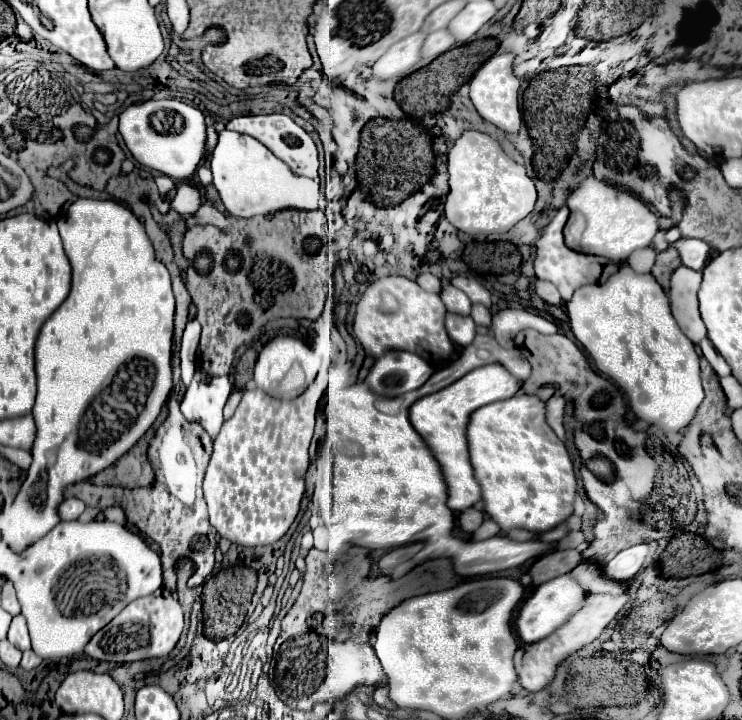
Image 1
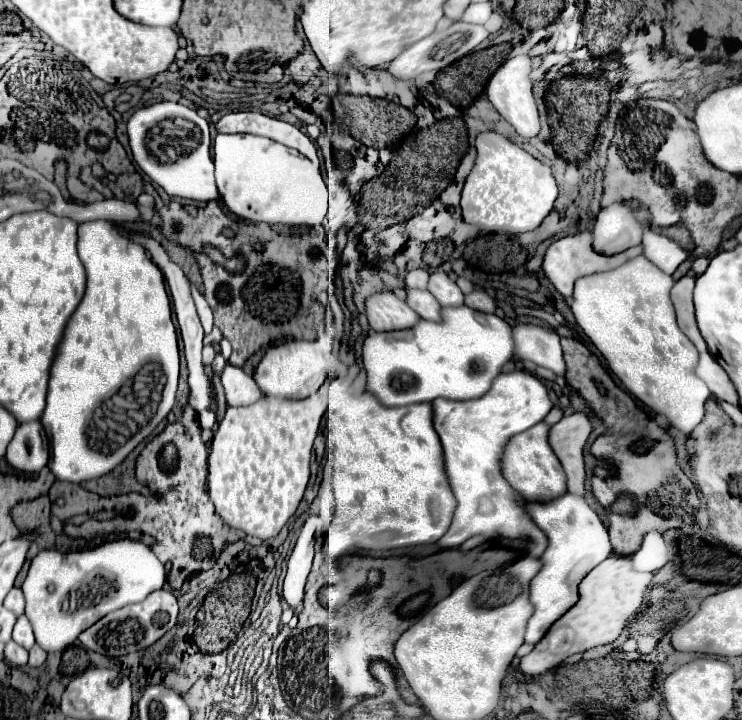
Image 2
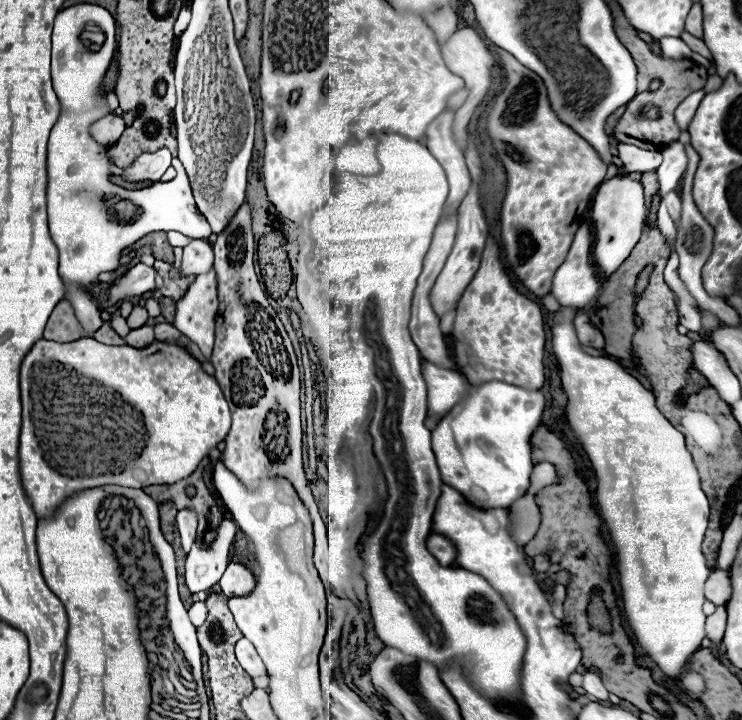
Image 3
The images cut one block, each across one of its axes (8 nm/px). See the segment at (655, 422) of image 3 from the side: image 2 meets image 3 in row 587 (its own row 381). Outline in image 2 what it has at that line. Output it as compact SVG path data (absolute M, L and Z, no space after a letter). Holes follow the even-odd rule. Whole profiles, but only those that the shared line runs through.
M636 256L610 272L578 278L574 284L574 302L570 308L578 326L602 352L608 368L614 372L614 376L620 378L624 388L654 412L664 414L674 428L690 434L704 418L704 402L710 398L710 390L696 374L698 350L676 324L674 306L670 302L670 288L672 276L664 274L646 256Z

